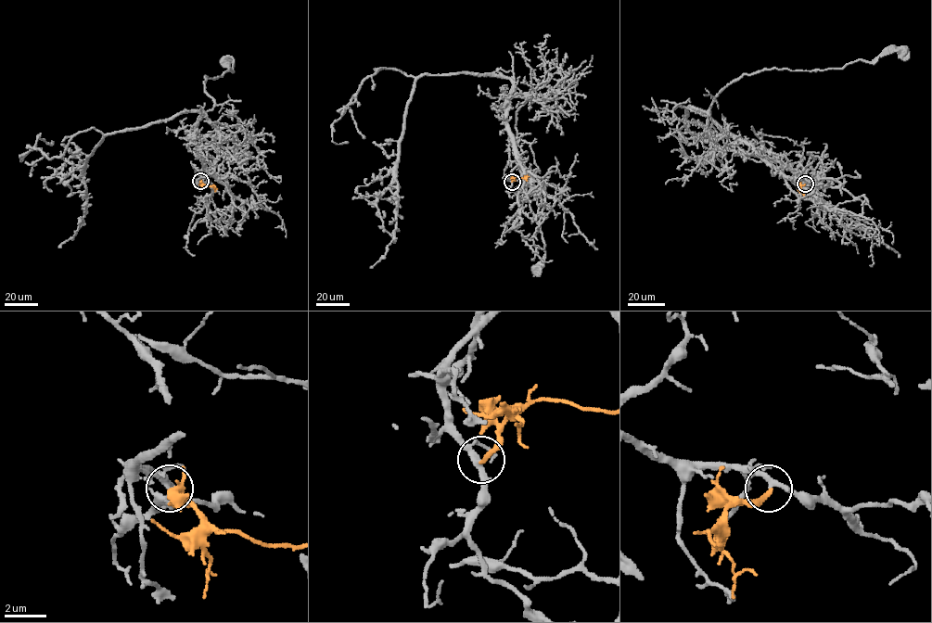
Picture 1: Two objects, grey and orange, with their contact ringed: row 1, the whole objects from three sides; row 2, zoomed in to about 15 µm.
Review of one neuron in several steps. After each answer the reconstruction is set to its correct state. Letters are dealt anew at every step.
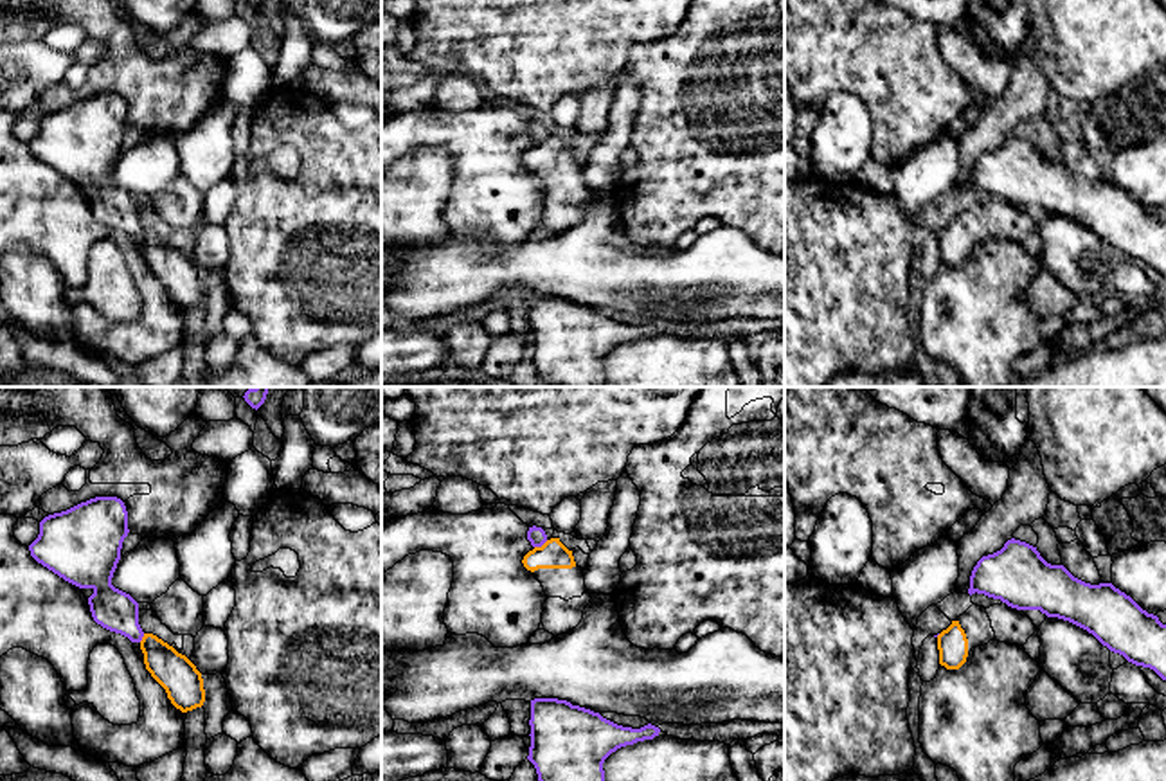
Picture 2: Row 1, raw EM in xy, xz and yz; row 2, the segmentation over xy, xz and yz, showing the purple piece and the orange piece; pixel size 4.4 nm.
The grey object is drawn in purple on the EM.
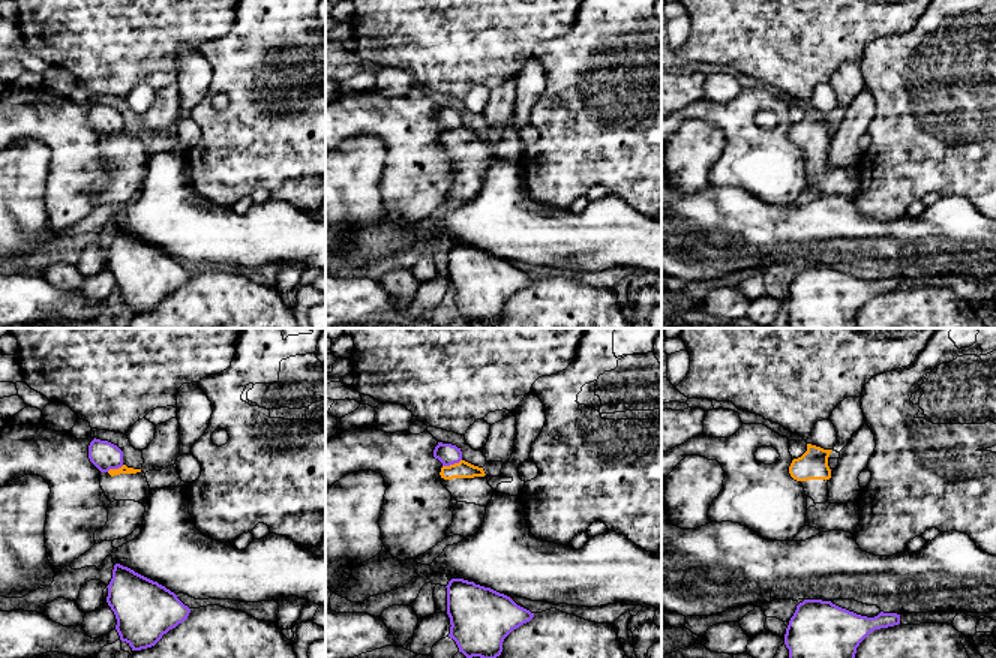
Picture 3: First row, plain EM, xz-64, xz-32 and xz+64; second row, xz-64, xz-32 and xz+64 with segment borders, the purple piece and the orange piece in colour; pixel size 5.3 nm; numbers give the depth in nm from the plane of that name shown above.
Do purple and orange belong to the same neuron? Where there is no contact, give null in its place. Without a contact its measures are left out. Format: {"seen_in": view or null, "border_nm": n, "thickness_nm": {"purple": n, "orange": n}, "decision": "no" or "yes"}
{"seen_in": "xz", "border_nm": 70, "thickness_nm": {"purple": 80, "orange": 130}, "decision": "no"}

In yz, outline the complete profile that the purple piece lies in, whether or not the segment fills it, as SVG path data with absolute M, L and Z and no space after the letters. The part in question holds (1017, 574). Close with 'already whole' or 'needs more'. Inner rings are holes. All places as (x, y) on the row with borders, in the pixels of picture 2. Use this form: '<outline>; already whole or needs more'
M1008 540L972 570L968 594L1000 599L1017 610L1040 610L1092 633L1128 662L1166 680L1166 624L1112 583L1090 585L1063 565L1047 563L1036 547Z; already whole

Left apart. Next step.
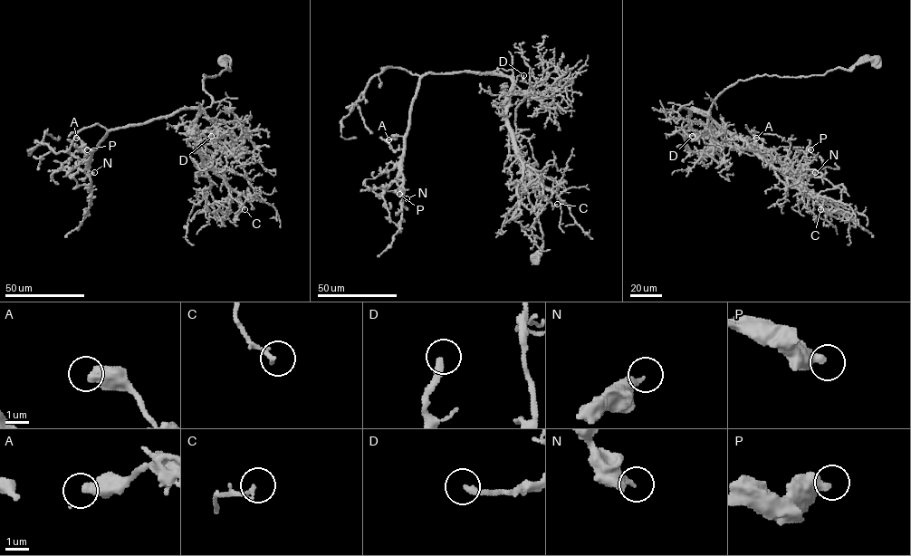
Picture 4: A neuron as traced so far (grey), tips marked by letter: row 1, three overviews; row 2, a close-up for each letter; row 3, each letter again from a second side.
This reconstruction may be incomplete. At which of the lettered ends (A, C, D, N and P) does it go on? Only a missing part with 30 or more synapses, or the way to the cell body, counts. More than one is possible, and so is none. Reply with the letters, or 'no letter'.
no letter

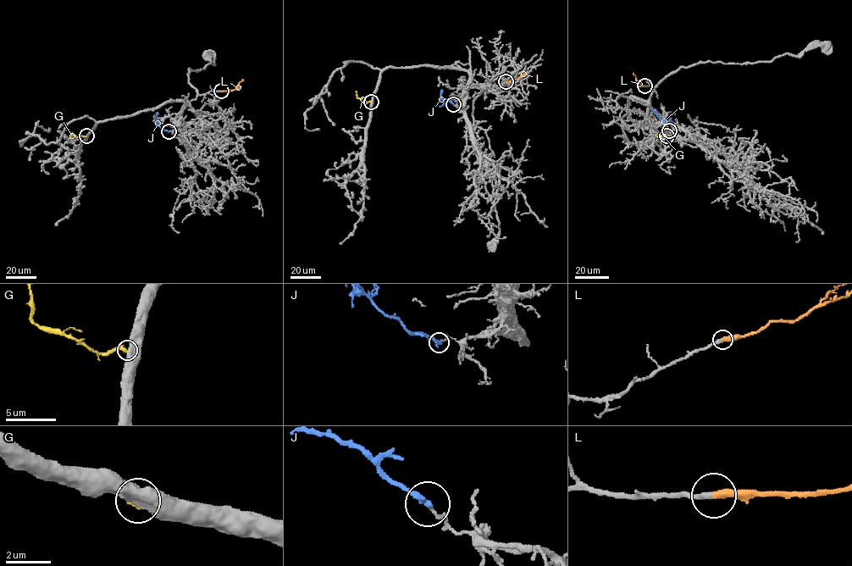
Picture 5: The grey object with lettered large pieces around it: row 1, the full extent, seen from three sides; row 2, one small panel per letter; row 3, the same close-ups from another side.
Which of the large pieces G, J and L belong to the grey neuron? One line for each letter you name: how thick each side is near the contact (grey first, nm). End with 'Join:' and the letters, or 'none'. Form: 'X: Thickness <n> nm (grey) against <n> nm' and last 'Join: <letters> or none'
L: Thickness 280 nm (grey) against 400 nm
Join: L

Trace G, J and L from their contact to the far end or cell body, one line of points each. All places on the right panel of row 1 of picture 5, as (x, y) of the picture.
G: (666, 135), (655, 135)
J: (669, 130), (653, 109)
L: (644, 86), (639, 84), (633, 74)

